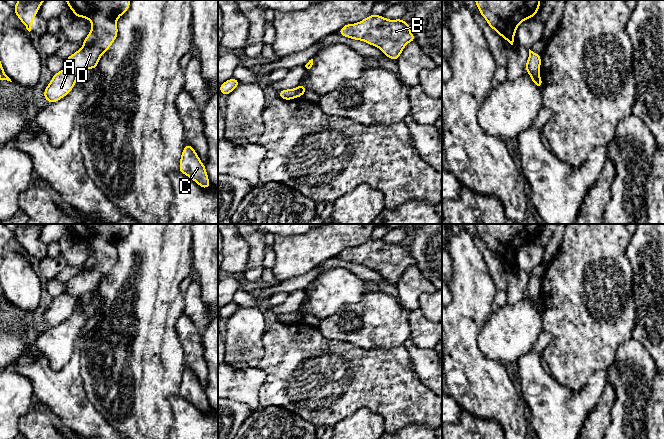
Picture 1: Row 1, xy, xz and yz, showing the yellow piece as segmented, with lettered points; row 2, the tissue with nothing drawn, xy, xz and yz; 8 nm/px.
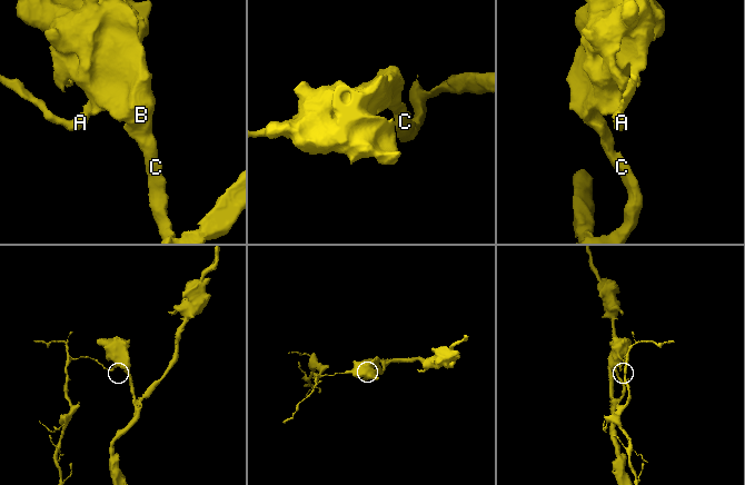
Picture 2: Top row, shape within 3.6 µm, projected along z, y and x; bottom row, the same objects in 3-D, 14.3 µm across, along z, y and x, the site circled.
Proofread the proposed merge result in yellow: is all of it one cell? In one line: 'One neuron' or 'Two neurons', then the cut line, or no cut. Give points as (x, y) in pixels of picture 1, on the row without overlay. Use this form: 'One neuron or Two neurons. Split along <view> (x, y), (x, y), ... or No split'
Two neurons. Split along xy (66, 291), (77, 299)

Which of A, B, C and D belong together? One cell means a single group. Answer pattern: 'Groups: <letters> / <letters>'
Groups: A / B C D

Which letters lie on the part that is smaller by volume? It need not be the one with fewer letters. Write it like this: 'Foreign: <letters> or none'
Foreign: A

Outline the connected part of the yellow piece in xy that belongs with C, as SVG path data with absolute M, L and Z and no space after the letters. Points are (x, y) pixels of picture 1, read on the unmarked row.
M185 368L182 375L178 395L188 400L204 413L211 410L205 389L201 386L194 372L189 368Z

